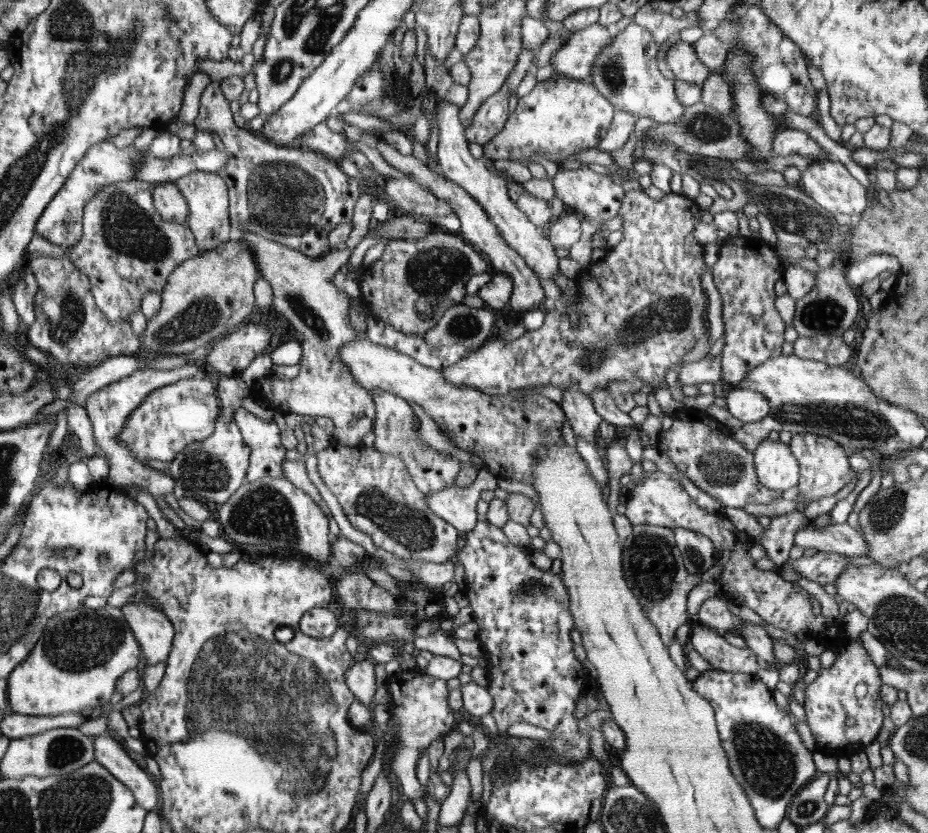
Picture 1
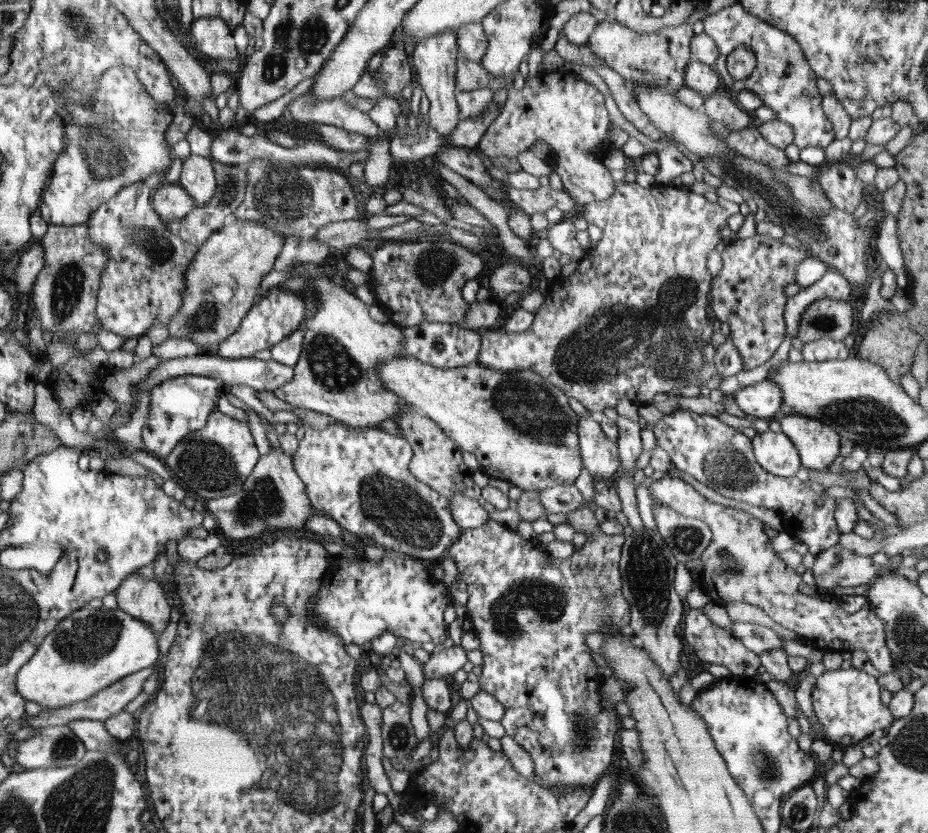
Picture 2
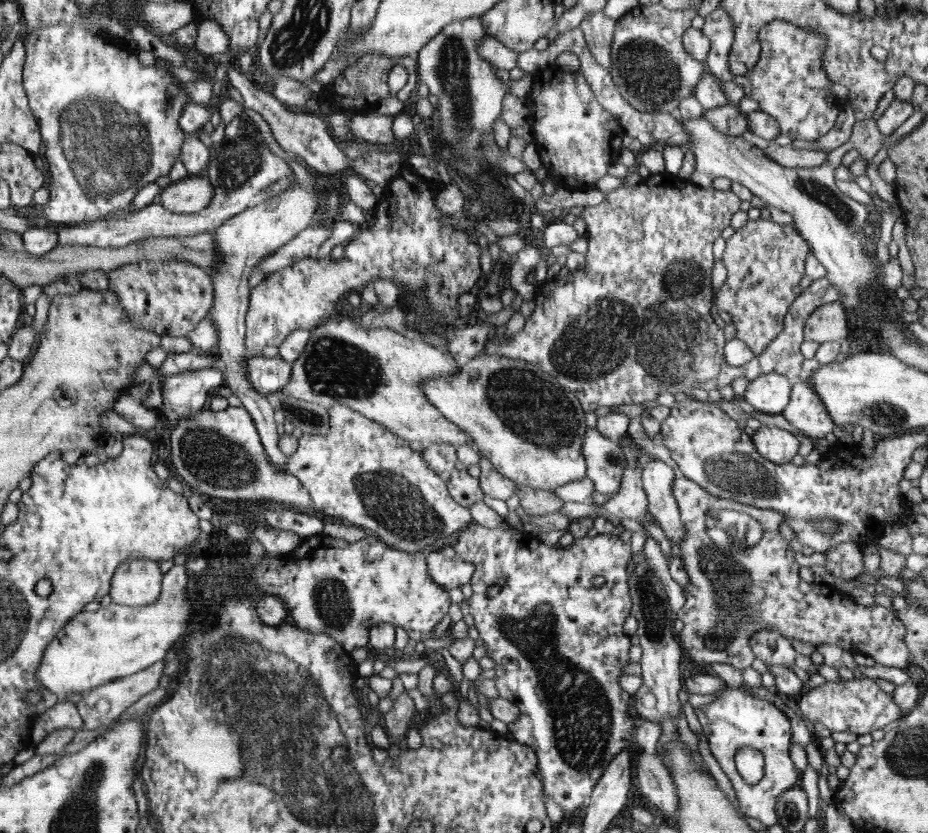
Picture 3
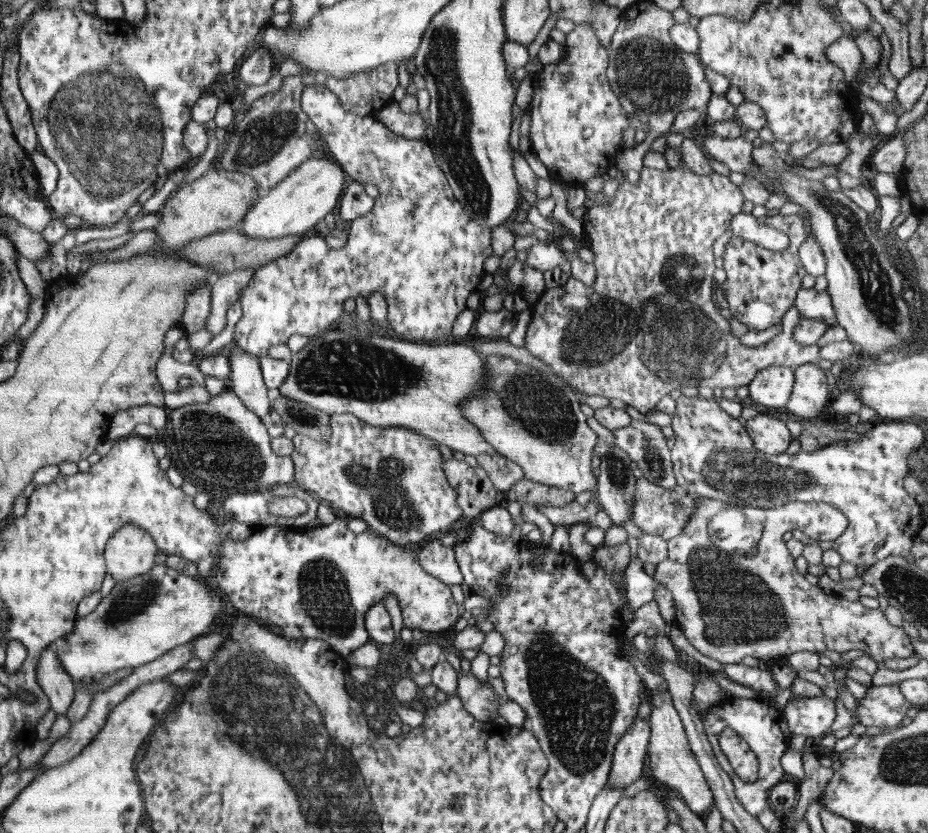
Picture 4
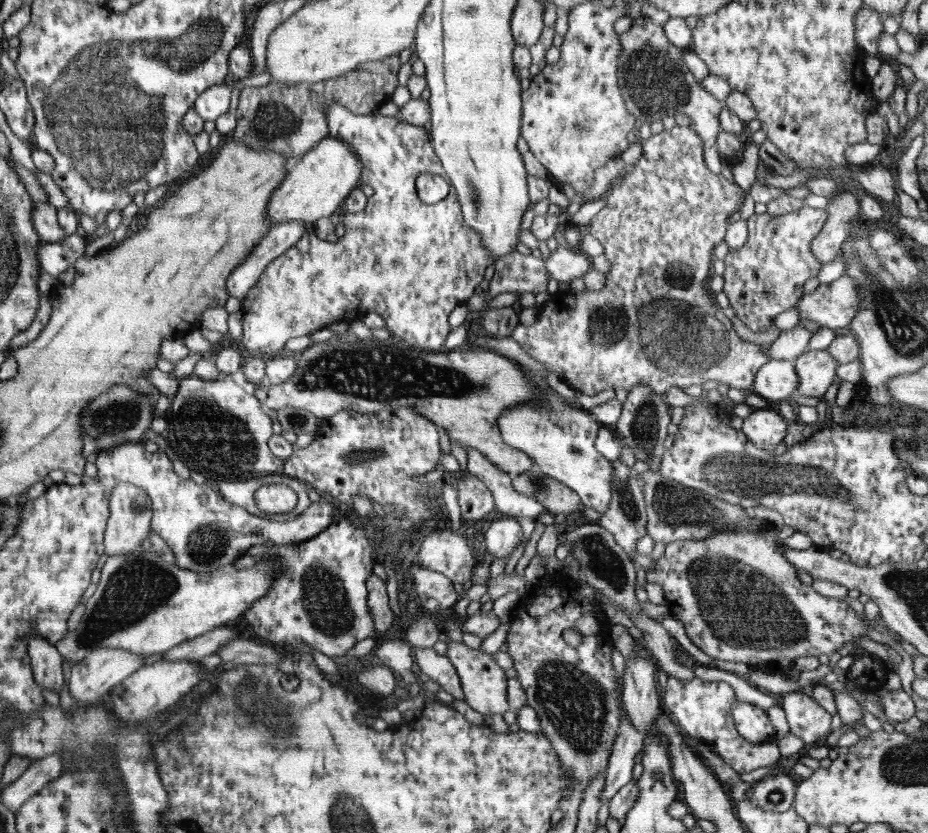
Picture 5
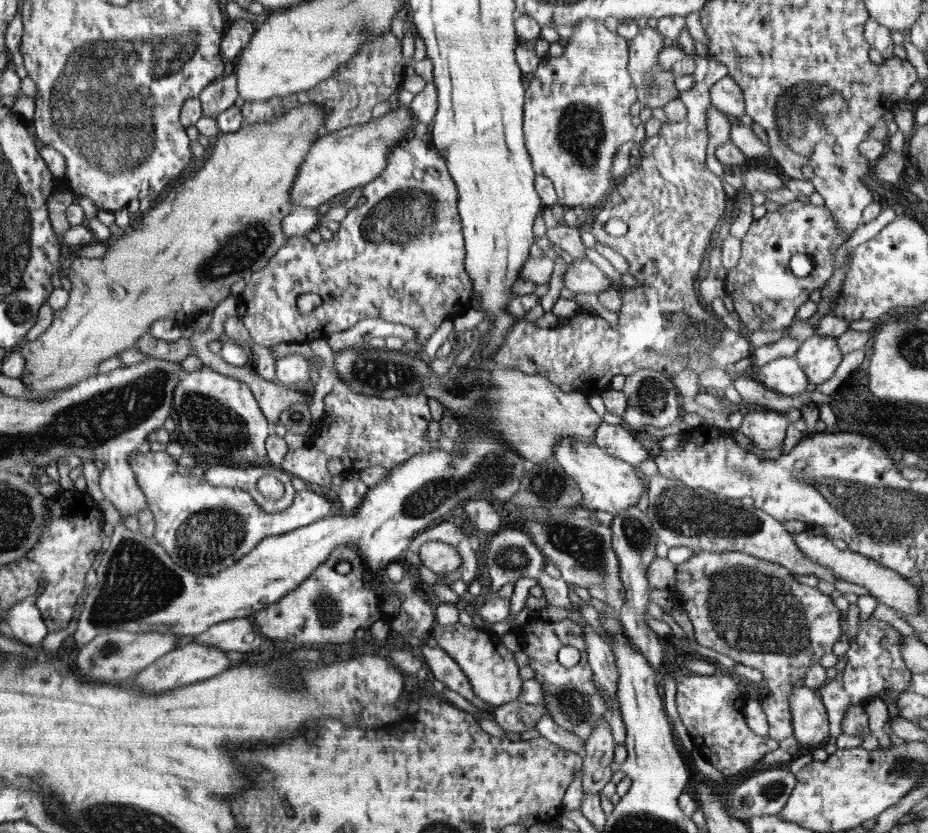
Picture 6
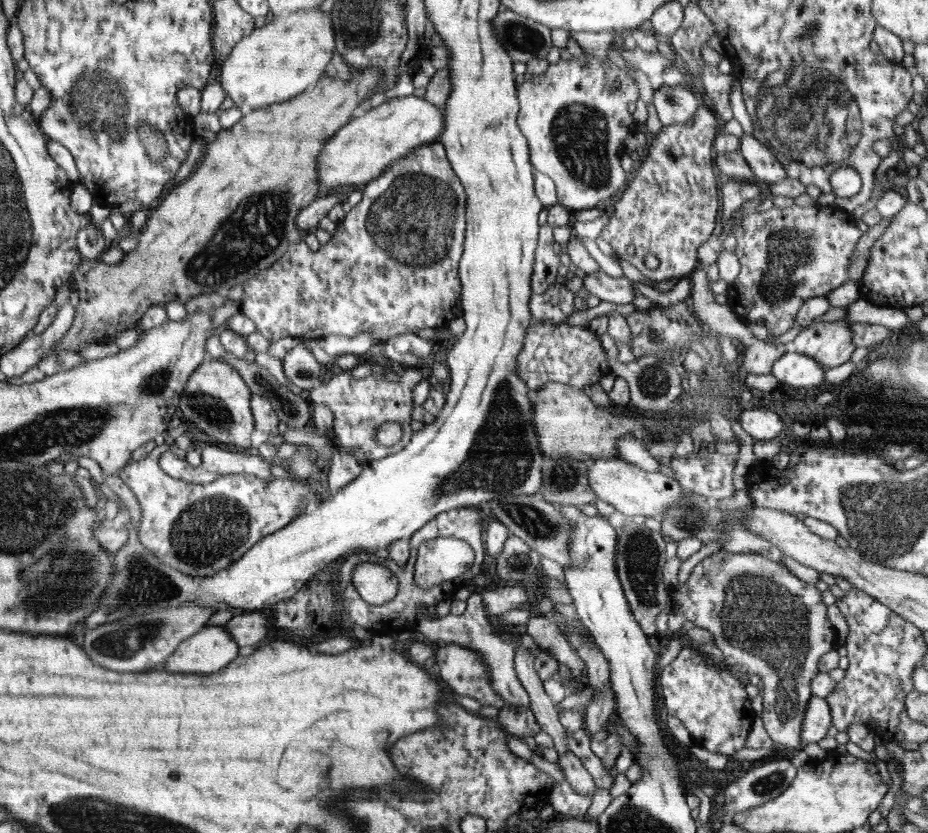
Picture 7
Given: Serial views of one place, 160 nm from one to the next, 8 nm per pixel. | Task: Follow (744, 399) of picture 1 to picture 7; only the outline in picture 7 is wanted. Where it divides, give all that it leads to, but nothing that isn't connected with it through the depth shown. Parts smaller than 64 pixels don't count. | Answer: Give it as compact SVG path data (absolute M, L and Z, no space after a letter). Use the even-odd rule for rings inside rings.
M790 349L774 362L771 374L779 380L780 384L787 384L794 388L814 388L819 385L825 386L825 371L814 358Z

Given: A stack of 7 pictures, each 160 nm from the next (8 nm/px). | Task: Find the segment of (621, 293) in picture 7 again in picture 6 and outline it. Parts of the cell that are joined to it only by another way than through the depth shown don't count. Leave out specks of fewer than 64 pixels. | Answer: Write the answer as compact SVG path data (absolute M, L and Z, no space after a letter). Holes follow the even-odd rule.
M587 259L568 264L564 276L564 287L574 293L600 294L602 291L617 288L608 276L605 276L596 265Z

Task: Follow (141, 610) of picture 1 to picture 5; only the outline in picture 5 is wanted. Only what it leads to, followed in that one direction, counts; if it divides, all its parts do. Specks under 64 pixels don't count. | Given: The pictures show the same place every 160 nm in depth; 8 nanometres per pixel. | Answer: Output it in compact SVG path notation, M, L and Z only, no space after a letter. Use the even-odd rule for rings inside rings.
M120 481L116 484L109 500L109 522L105 528L105 553L108 557L129 555L136 547L148 538L148 531L152 528L153 512L151 498L139 486Z

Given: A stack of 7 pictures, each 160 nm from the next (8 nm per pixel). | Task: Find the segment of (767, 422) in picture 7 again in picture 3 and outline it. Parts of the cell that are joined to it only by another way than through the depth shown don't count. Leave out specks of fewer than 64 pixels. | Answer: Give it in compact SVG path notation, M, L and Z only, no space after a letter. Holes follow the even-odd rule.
M763 425L756 432L751 432L754 446L757 451L764 457L770 460L771 463L783 465L790 463L792 458L798 453L800 446L799 437L776 426Z

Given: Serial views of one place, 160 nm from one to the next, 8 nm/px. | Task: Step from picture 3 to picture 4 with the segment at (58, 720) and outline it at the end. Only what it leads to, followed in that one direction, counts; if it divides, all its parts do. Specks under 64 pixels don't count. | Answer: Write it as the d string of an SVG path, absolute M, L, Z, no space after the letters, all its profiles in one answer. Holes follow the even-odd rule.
M53 647L46 649L41 652L41 659L37 662L37 683L42 686L45 693L50 697L50 704L56 716L67 715L70 704L74 702L74 696L76 696L76 689L72 684L73 677L66 669L63 664L59 662L56 652Z

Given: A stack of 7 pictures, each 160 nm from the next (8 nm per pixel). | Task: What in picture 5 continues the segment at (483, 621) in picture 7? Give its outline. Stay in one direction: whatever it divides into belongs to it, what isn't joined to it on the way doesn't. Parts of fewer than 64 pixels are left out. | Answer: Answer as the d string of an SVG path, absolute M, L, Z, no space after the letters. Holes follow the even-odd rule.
M454 639L446 640L446 656L451 660L454 668L457 670L461 680L461 688L464 693L464 701L473 710L483 716L501 714L504 715L509 710L506 696L507 677L492 653L485 653L480 647L478 649L469 648L464 642L458 642Z

